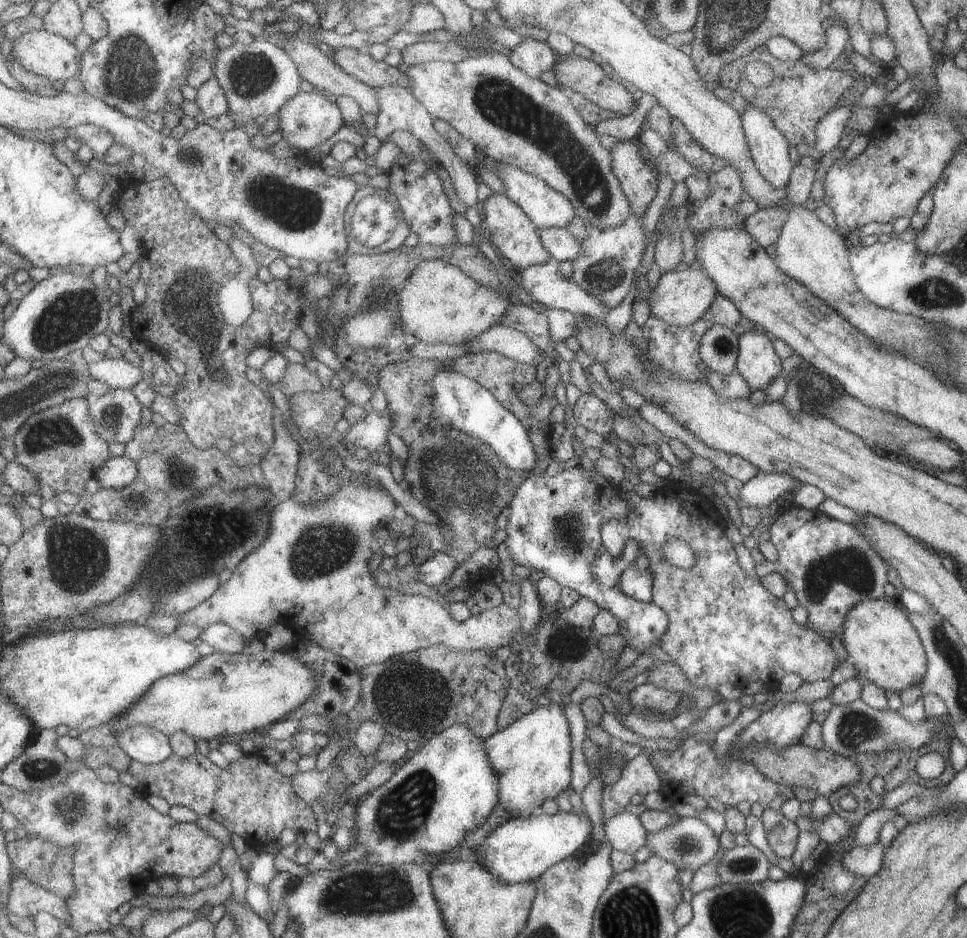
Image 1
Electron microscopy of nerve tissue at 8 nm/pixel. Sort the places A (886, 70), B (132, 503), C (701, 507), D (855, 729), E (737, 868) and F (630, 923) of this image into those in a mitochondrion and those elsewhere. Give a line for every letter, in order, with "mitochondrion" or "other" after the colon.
A: other
B: mitochondrion
C: other
D: mitochondrion
E: mitochondrion
F: mitochondrion

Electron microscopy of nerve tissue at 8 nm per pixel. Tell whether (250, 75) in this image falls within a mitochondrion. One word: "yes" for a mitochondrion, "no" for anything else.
yes

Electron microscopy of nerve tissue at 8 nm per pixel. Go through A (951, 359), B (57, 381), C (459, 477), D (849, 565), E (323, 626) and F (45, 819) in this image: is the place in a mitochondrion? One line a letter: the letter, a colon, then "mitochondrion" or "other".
A: other
B: mitochondrion
C: mitochondrion
D: mitochondrion
E: other
F: mitochondrion

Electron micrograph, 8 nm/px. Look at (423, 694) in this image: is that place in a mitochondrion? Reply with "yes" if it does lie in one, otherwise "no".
yes

